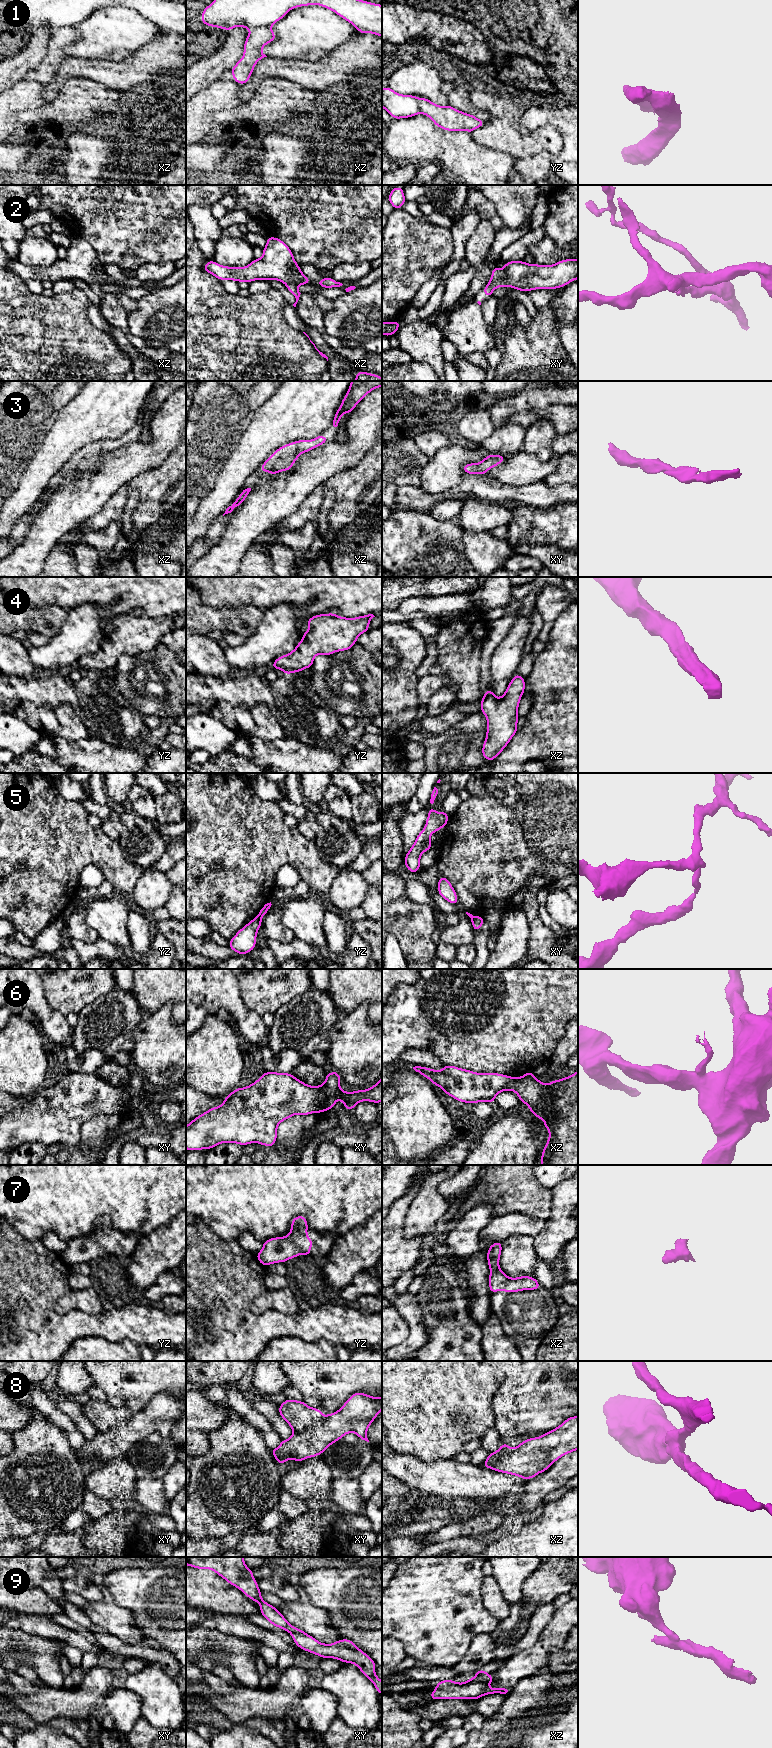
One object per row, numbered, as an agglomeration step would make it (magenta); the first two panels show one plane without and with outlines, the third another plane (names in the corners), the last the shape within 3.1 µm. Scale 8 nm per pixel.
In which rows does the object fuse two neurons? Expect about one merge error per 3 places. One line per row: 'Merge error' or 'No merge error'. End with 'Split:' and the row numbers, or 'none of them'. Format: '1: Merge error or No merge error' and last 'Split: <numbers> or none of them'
1: Merge error
2: Merge error
3: No merge error
4: No merge error
5: Merge error
6: Merge error
7: No merge error
8: Merge error
9: Merge error
Split: 1, 2, 5, 6, 8, 9

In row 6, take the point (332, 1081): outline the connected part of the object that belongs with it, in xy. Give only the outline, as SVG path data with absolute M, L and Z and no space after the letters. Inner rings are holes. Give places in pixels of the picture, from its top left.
M334 1070L333 1072L326 1074L326 1079L323 1085L329 1089L337 1089L340 1086L340 1080L340 1074Z

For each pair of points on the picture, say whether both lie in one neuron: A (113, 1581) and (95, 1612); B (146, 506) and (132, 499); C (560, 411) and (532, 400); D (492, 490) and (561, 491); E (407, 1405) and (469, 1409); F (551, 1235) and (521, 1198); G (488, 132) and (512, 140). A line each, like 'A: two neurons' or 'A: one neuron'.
A: two neurons
B: two neurons
C: two neurons
D: one neuron
E: one neuron
F: two neurons
G: one neuron

